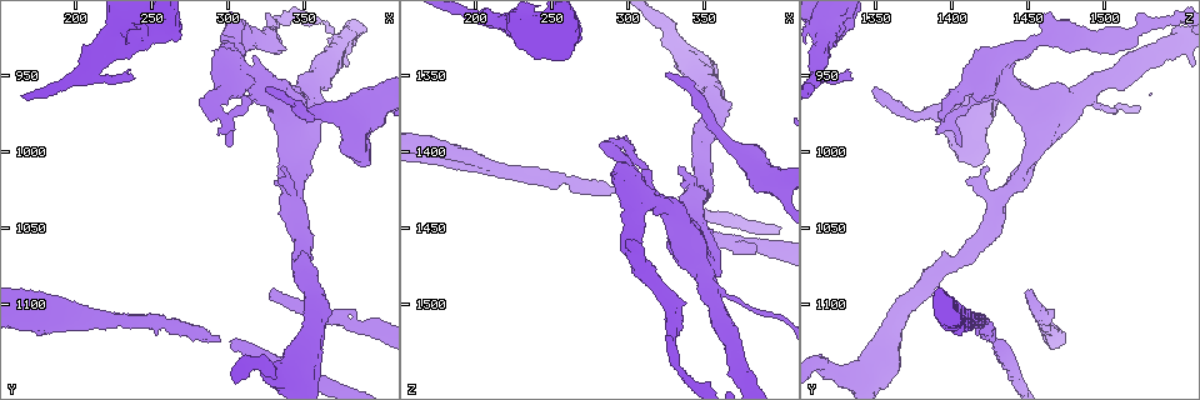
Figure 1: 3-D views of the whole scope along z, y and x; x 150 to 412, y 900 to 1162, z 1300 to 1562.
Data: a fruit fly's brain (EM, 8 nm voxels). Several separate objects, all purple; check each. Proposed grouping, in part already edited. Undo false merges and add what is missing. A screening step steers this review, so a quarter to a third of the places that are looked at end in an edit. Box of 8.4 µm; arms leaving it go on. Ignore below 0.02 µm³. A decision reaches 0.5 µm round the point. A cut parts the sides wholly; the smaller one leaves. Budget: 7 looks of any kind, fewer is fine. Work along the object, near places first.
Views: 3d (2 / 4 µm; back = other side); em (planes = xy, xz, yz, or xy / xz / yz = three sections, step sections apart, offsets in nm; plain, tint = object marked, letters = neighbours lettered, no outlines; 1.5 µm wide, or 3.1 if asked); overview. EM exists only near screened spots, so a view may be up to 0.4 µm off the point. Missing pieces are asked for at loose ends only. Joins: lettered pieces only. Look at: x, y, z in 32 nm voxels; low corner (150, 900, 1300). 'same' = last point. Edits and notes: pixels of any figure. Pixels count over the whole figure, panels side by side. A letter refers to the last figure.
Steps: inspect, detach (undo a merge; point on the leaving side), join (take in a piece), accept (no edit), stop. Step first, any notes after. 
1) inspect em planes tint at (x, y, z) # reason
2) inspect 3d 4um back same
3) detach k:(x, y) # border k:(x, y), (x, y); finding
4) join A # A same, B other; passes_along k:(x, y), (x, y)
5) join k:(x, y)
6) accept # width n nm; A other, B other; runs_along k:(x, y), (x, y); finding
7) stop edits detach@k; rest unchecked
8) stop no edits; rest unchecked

inspect em yz step 8 letters at (330, 1090, 1450) # branch stops here

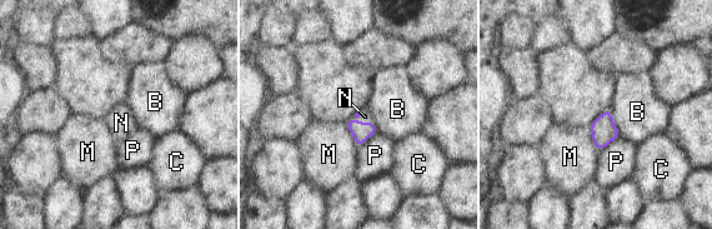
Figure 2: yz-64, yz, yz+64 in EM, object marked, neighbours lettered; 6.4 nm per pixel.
join N # width 120 nm; B other, C other, M other, N same, P other; it goes on there

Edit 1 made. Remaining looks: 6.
inspect em yz step 8 tint at (324, 958, 1350) # an open end

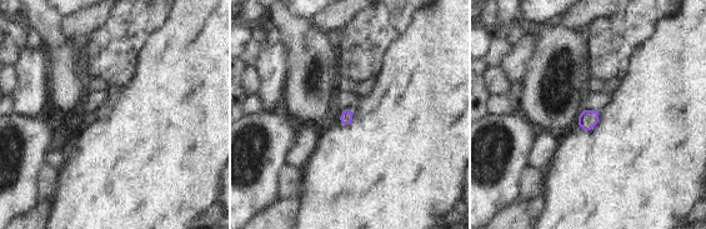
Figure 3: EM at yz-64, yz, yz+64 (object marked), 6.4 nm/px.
inspect em planes tint same # cut it another way

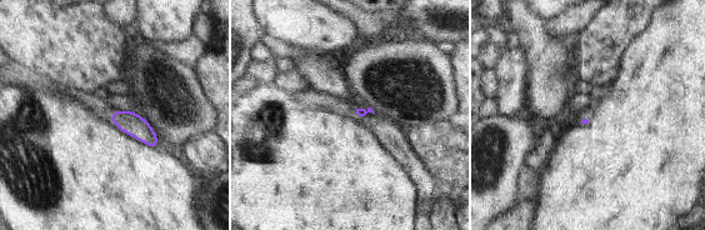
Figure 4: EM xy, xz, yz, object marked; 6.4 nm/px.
inspect em planes letters same

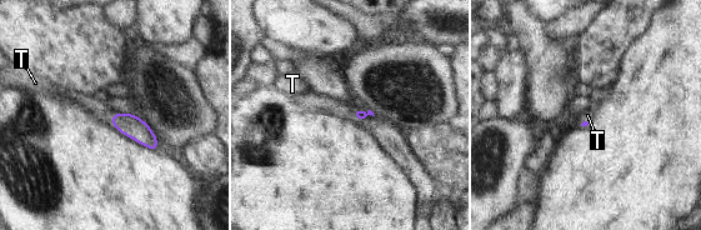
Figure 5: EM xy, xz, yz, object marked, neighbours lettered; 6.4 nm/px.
join T # T same; passes_along 5:(360, 114), (355, 116), (325, 104); the neuron continues

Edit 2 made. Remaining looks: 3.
inspect em xz step 4 letters at (236, 952, 1332) # branch stops here

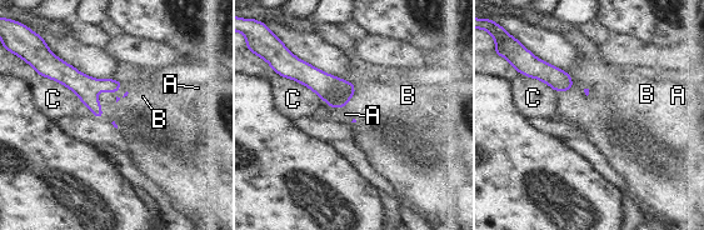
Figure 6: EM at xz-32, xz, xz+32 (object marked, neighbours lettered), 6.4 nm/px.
inspect em planes letters same # cut it another way

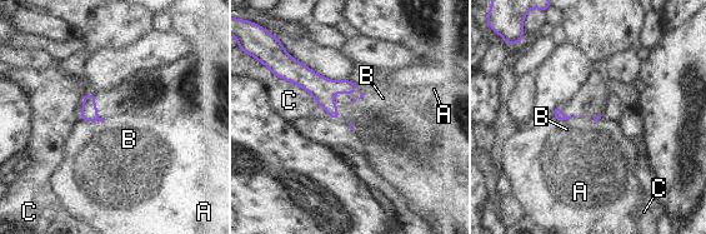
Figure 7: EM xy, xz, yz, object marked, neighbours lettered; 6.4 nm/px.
accept # A other, B other, C other; no lettered piece goes on from it

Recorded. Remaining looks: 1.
stop edits join@2, join@5; rest unchecked

